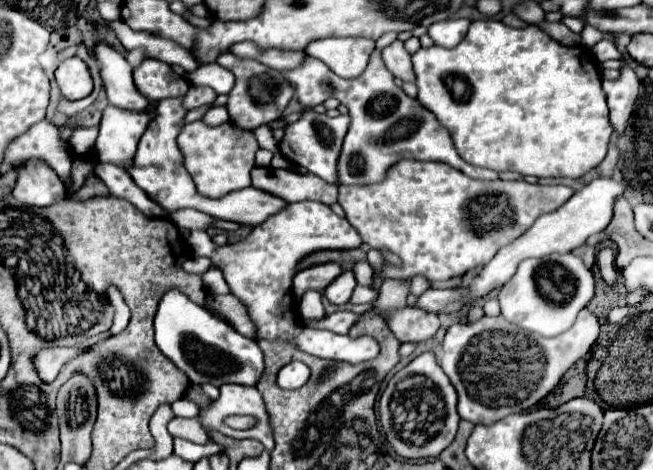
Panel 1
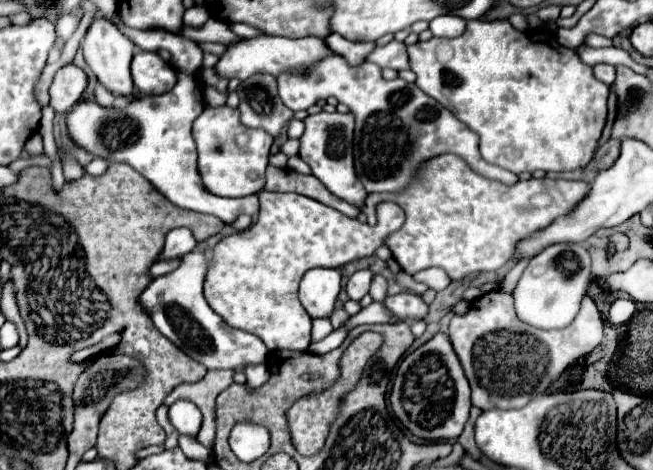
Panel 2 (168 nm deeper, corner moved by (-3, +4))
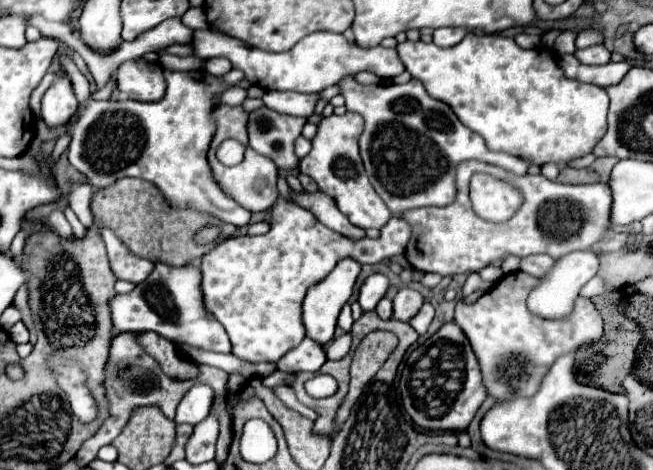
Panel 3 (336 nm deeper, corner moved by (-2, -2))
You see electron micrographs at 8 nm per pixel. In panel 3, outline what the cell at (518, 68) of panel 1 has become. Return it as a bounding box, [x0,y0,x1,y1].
[396,33,606,165]

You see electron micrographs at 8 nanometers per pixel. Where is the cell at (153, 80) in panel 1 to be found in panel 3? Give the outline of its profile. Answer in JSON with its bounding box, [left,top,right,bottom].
[116,59,166,101]

